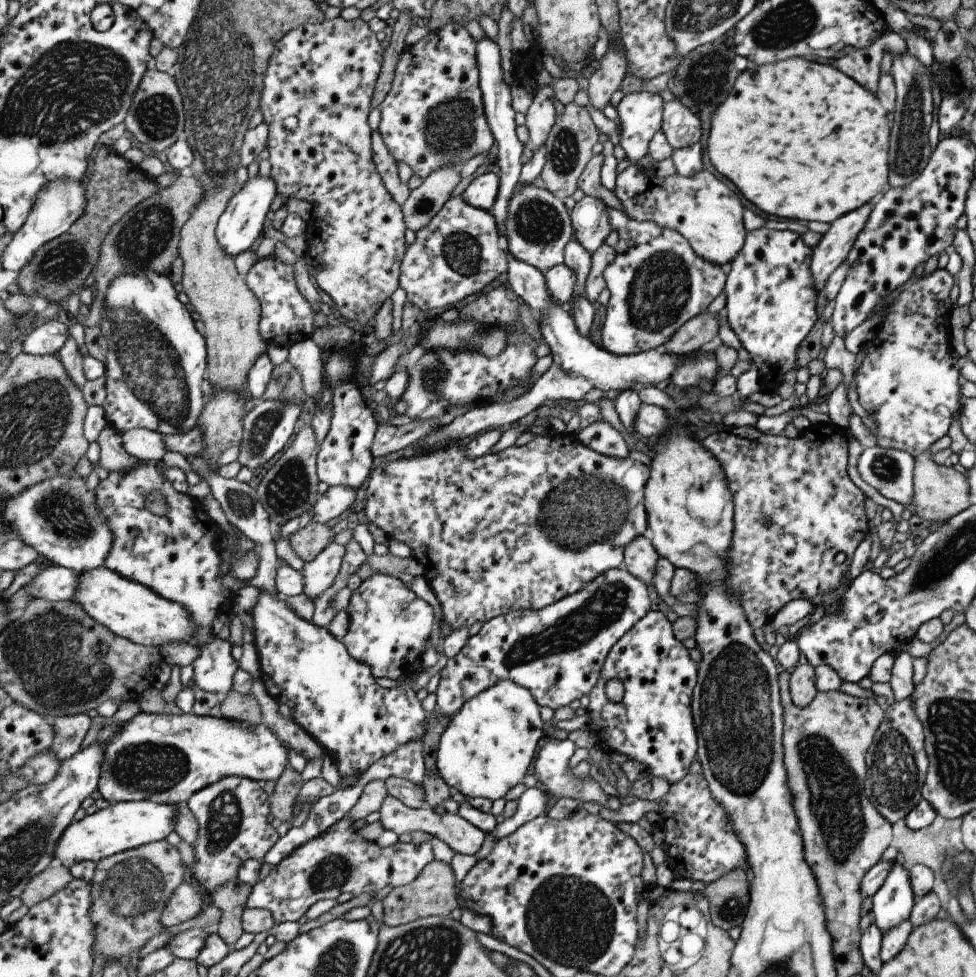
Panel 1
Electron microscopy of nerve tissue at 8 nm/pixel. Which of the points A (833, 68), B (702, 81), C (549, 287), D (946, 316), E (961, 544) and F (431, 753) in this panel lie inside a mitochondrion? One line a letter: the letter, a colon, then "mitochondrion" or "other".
A: other
B: mitochondrion
C: other
D: other
E: mitochondrion
F: other

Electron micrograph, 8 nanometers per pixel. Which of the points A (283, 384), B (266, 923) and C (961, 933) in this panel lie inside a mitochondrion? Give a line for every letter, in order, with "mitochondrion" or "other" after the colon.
A: mitochondrion
B: other
C: other

